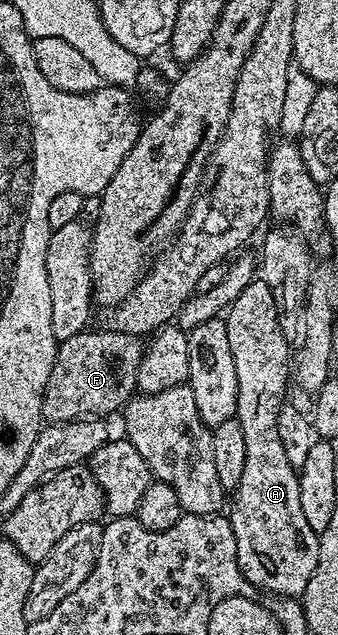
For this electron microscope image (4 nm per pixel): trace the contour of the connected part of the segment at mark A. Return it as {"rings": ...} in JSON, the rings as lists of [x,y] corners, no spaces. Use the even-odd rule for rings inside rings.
{"rings":[[[253,280],[246,290],[242,290],[240,297],[228,305],[225,326],[237,371],[237,410],[234,419],[242,426],[242,435],[246,437],[246,467],[242,470],[242,482],[238,482],[234,489],[233,496],[236,497],[230,500],[230,519],[238,546],[238,566],[245,578],[261,593],[300,598],[306,590],[306,582],[310,582],[310,574],[314,574],[314,566],[318,566],[320,537],[310,522],[306,522],[306,514],[302,514],[302,501],[298,499],[298,469],[290,466],[286,450],[282,447],[282,438],[278,434],[278,418],[280,408],[286,402],[284,391],[288,388],[288,380],[290,384],[290,341],[279,324],[274,294],[264,280]]]}

